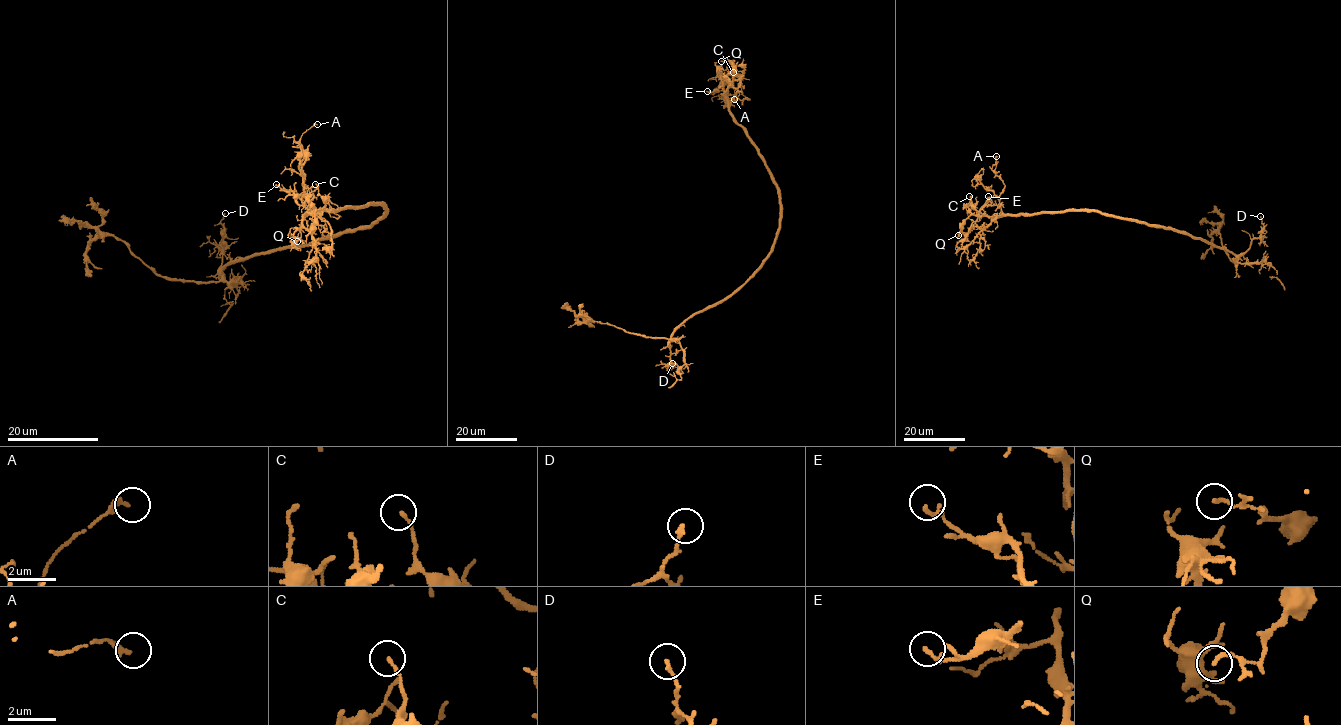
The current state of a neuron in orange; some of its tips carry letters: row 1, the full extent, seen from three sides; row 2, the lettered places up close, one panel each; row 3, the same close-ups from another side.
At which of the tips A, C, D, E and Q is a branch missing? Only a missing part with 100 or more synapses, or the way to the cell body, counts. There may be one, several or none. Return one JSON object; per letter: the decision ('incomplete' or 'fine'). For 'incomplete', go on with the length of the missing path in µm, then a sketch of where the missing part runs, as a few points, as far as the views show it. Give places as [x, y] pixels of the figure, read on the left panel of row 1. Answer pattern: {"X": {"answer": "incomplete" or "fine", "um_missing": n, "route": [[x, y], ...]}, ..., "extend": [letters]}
{"A": {"answer": "fine"}, "C": {"answer": "fine"}, "D": {"answer": "fine"}, "E": {"answer": "fine"}, "Q": {"answer": "fine"}, "extend": []}

